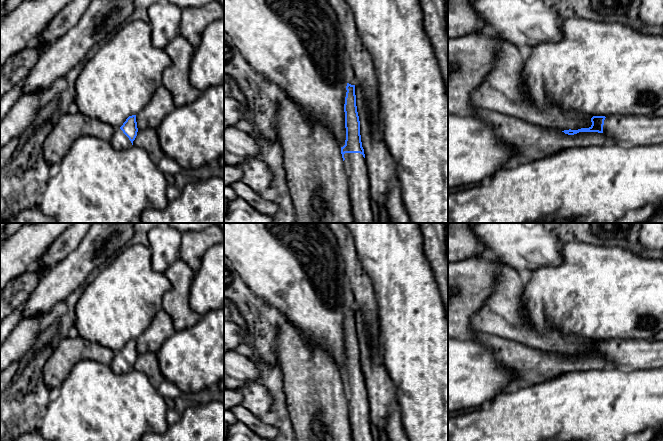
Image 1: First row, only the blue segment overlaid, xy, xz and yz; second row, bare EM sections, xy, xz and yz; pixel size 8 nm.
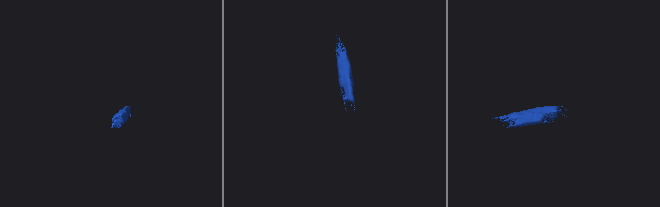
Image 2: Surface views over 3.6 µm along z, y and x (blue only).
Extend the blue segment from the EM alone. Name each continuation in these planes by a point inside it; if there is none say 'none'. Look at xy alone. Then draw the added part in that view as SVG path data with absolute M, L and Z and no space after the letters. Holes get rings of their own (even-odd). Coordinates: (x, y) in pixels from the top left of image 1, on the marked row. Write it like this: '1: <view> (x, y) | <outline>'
1: xy (119, 141) | M118 128L114 131L113 137L110 140L111 145L116 150L123 150L132 145L129 138Z

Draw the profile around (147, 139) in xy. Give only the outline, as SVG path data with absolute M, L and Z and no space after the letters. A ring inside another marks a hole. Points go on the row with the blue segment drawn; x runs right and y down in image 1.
M148 128L145 130L138 130L133 145L143 148L156 165L164 156L158 139L157 129Z

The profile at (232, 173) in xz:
M224 164L224 186L230 186L234 182L241 181L243 171L236 165Z

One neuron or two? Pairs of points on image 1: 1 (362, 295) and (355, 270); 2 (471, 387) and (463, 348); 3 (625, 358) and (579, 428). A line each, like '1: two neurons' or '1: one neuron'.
1: one neuron
2: one neuron
3: two neurons

